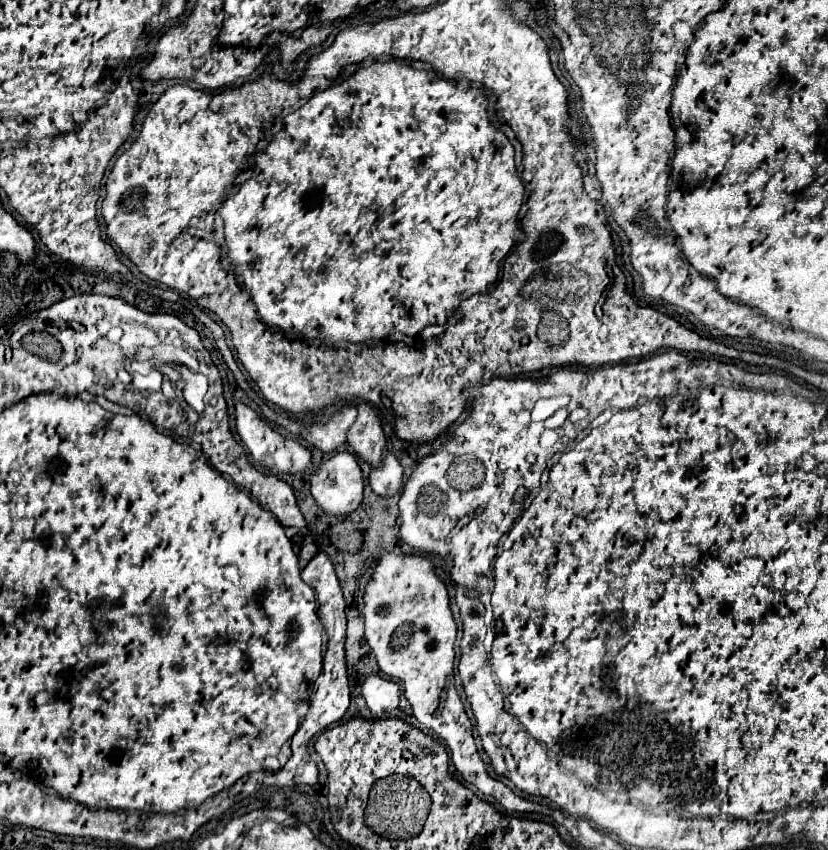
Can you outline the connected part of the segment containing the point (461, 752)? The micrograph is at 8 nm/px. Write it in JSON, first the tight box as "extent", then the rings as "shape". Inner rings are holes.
{"extent":[361,552,543,812],"shape":[[[383,552],[365,586],[361,612],[365,620],[365,640],[375,652],[379,668],[389,670],[389,676],[403,682],[405,698],[413,708],[413,716],[447,744],[457,772],[467,782],[475,784],[479,792],[497,798],[497,802],[509,812],[543,812],[541,804],[527,802],[511,792],[503,782],[491,778],[477,754],[471,720],[465,714],[455,686],[457,624],[449,608],[447,586],[437,576],[435,564],[417,554]]]}

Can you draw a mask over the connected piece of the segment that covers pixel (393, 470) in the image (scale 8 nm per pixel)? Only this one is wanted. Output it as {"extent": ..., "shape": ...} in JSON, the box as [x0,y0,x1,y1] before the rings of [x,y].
{"extent":[369,452,403,496],"shape":[[[387,452],[383,456],[381,464],[373,466],[373,470],[369,474],[369,486],[379,496],[391,496],[391,494],[399,492],[401,476],[403,476],[401,464],[397,462],[397,458],[391,452]]]}

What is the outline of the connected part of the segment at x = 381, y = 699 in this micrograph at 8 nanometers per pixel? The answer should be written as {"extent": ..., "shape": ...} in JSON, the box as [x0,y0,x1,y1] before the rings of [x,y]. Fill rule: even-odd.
{"extent":[361,674,399,716],"shape":[[[369,674],[361,684],[361,694],[373,716],[385,716],[399,706],[399,686],[391,678]]]}

